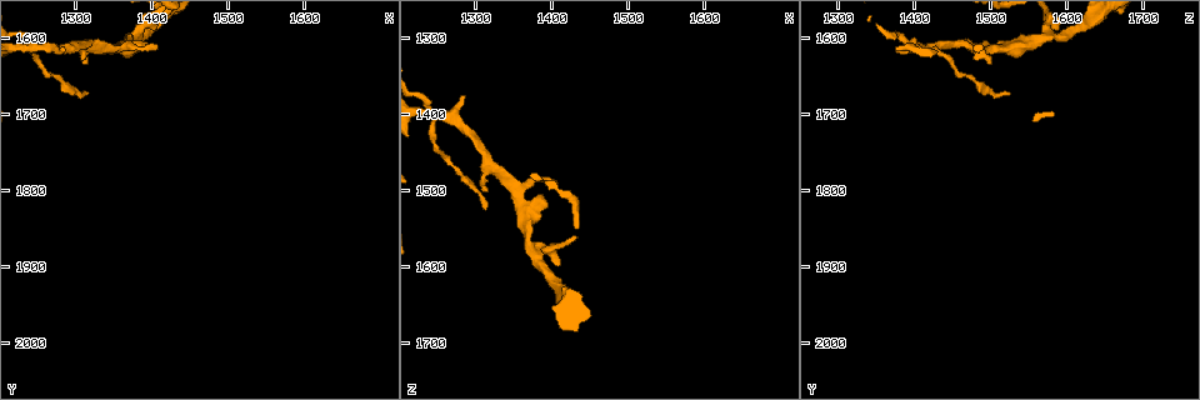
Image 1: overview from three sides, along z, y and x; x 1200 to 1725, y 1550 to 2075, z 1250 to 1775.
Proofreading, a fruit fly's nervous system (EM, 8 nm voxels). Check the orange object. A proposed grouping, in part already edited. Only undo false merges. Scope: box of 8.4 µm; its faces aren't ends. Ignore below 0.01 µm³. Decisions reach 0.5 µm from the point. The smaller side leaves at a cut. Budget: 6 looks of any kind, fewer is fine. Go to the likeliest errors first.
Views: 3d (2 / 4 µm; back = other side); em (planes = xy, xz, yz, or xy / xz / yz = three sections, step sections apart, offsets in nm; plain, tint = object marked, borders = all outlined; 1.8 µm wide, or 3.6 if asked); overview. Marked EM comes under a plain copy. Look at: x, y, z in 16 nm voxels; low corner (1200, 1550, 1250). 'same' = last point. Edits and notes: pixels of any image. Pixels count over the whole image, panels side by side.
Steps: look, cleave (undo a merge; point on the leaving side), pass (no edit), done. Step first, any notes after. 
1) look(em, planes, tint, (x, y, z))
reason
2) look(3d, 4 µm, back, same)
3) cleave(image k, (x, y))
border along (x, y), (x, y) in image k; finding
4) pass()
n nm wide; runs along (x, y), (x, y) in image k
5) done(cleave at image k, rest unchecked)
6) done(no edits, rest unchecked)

look(3d, 4 µm, (1250, 1610, 1400))
sharp bend

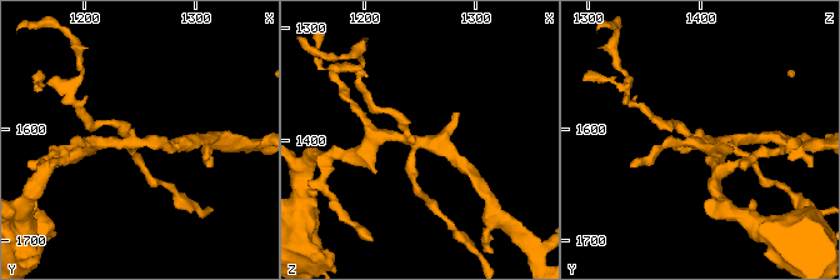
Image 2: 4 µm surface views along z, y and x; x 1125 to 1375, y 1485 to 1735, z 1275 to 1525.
look(em, planes, tint, (1246, 1612, 1400))
now the EM

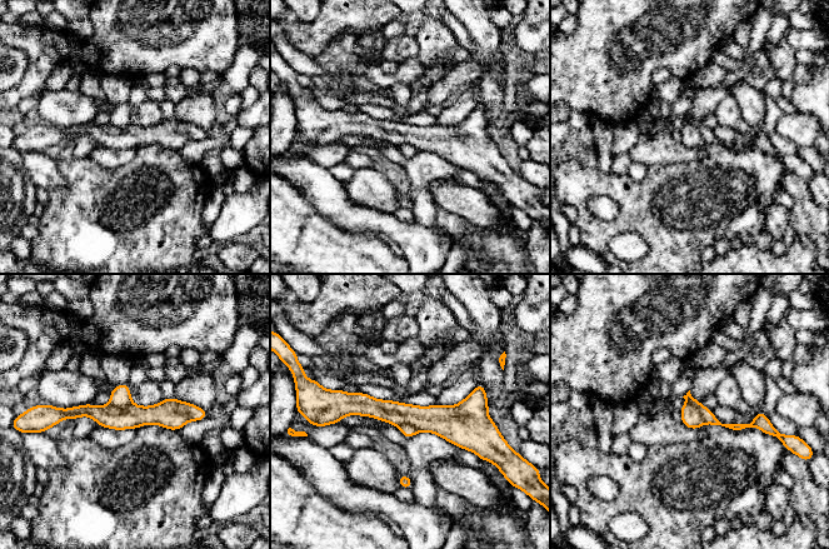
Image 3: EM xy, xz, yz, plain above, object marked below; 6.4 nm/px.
cleave(image 3, (707, 414))
the part that leaves runs along (688, 397), (714, 422), (764, 428) in image 3; two neurons meet here

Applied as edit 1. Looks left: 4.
look(3d, 4 µm, back, (1380, 1600, 1585))
abrupt turn

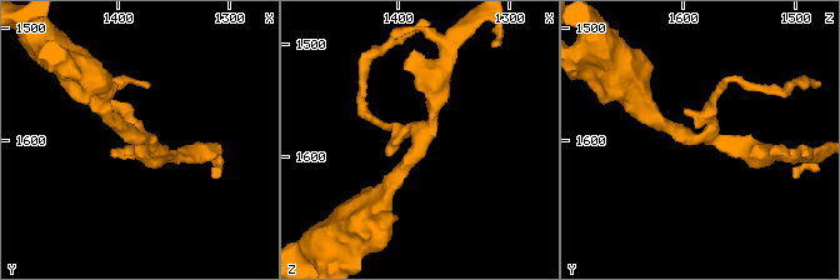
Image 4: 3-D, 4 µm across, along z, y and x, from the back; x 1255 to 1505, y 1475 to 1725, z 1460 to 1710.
look(em, planes, tint, (1382, 1598, 1584))
3 arms; need the tissue

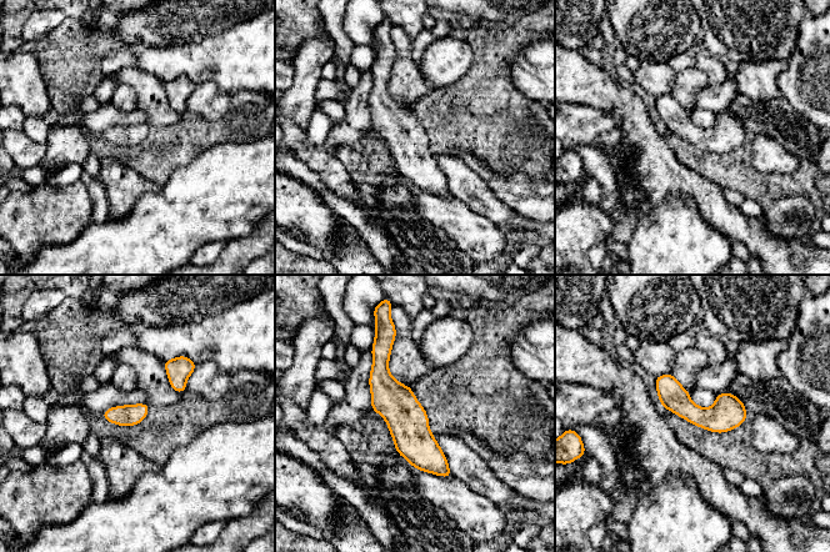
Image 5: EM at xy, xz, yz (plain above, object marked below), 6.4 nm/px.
pass()
runs along (389, 345), (381, 384), (446, 473) in image 5; continuous, no second neuron

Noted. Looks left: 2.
look(em, yz, step 16, tint, (1330, 1610, 1475))
thick turns thin

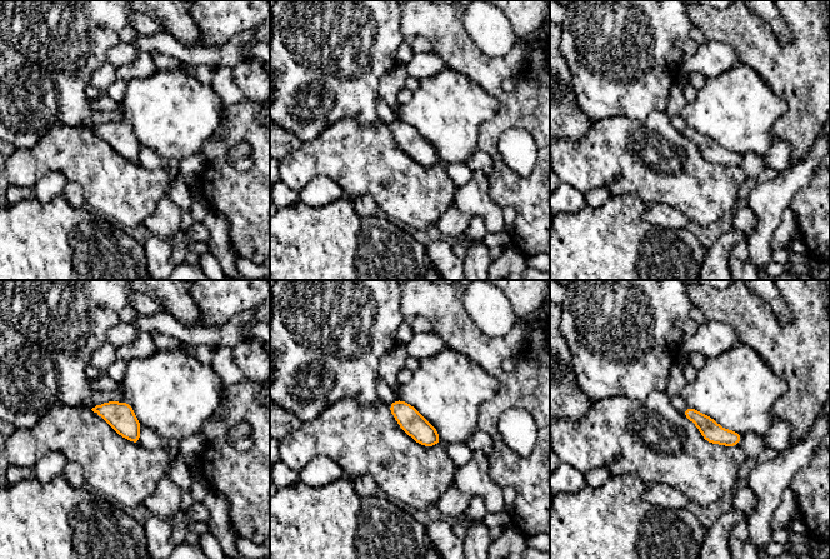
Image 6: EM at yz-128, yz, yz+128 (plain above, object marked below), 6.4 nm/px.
look(em, planes, tint, same)

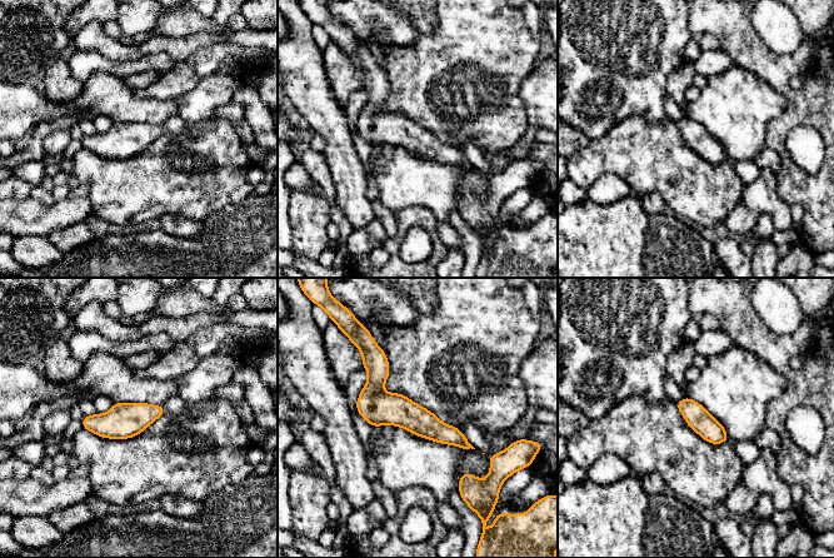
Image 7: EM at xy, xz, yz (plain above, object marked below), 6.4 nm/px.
pass()
runs along (379, 354), (378, 390), (467, 446) in image 7; one neuron here

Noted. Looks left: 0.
done(cleave at image 3, rest unchecked)

